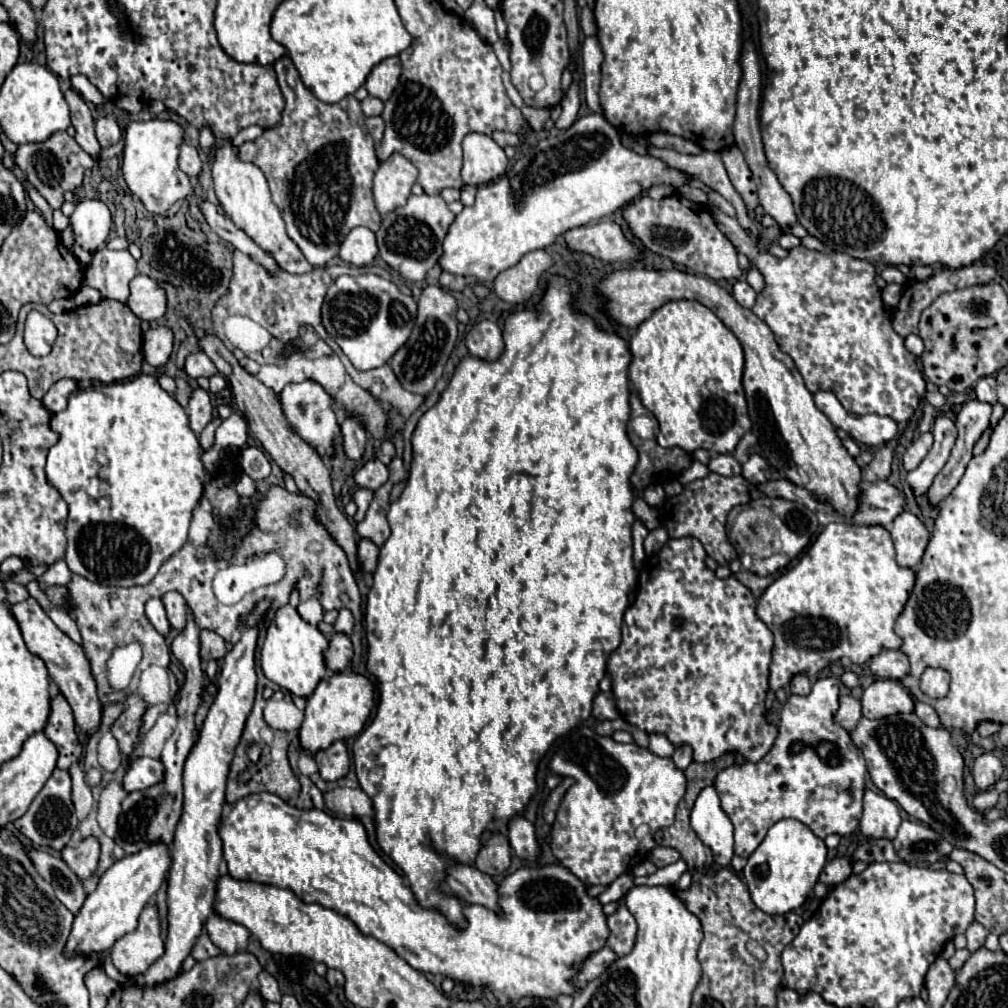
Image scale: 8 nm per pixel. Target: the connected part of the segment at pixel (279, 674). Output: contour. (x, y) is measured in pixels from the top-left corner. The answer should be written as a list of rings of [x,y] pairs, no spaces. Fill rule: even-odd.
[[[292,591],[289,602],[275,612],[275,618],[269,624],[263,648],[261,648],[261,670],[263,674],[279,684],[281,688],[289,690],[295,696],[311,696],[315,686],[321,682],[321,678],[327,674],[323,652],[327,650],[327,638],[321,634],[321,630],[309,622],[305,622],[297,614],[299,594]]]

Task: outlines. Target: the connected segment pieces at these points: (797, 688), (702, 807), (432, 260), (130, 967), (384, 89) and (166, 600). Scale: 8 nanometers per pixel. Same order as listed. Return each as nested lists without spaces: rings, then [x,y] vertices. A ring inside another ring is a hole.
[[[797,674],[793,676],[791,680],[791,694],[797,694],[797,696],[807,696],[811,692],[811,682],[805,674]]]
[[[713,786],[703,788],[691,812],[691,828],[713,850],[719,866],[729,866],[733,860],[733,824],[719,806],[719,796]]]
[[[411,194],[403,208],[397,208],[395,212],[383,218],[381,228],[377,230],[379,254],[403,278],[411,282],[421,282],[427,276],[427,272],[433,266],[437,266],[437,260],[441,260],[443,240],[453,220],[455,220],[455,214],[447,208],[441,196],[427,196],[427,194],[413,196]]]
[[[155,904],[145,906],[137,930],[121,936],[111,948],[115,968],[127,976],[145,974],[163,954],[165,942],[161,938],[161,918]]]
[[[391,56],[391,58],[385,58],[383,62],[379,62],[371,74],[367,76],[367,82],[365,82],[365,88],[371,96],[379,98],[379,100],[387,100],[397,82],[399,82],[399,76],[401,76],[401,62],[397,56]]]
[[[167,592],[163,596],[163,604],[165,604],[165,610],[167,610],[169,624],[177,630],[185,628],[185,616],[189,614],[189,606],[185,604],[185,598],[179,592]]]

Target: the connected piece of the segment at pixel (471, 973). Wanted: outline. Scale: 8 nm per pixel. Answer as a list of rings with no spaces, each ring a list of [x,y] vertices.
[[[261,792],[261,794],[249,794],[241,800],[237,800],[233,806],[231,806],[231,812],[221,818],[221,824],[219,824],[219,838],[223,842],[223,858],[227,862],[227,870],[229,870],[229,876],[233,876],[235,880],[251,880],[251,882],[261,882],[261,884],[271,884],[271,886],[277,886],[277,888],[287,888],[291,890],[297,898],[305,900],[307,904],[321,904],[323,908],[331,908],[335,910],[337,914],[341,916],[347,916],[351,918],[357,928],[367,934],[367,936],[373,936],[381,942],[385,942],[389,948],[393,948],[409,966],[413,966],[415,970],[419,972],[431,972],[431,974],[443,974],[443,976],[449,976],[453,980],[461,980],[461,982],[471,982],[471,984],[483,984],[485,990],[493,992],[497,996],[497,1000],[501,1004],[509,1004],[509,1002],[515,1002],[523,996],[537,996],[537,998],[555,998],[557,994],[573,994],[575,992],[575,986],[571,982],[571,978],[577,974],[579,970],[579,964],[595,950],[603,948],[605,946],[605,940],[609,936],[609,930],[607,930],[607,922],[605,922],[605,914],[601,910],[601,904],[587,896],[587,886],[577,878],[573,876],[567,868],[563,866],[539,866],[535,864],[533,868],[521,868],[513,874],[509,874],[501,886],[499,886],[499,904],[501,904],[501,910],[503,910],[503,916],[497,916],[493,910],[487,910],[483,906],[477,906],[477,904],[465,904],[465,918],[469,922],[469,926],[465,930],[457,930],[453,928],[447,918],[435,910],[425,910],[417,904],[413,892],[403,884],[403,878],[383,862],[383,858],[371,848],[369,840],[367,840],[367,832],[363,828],[361,822],[357,820],[351,820],[351,818],[335,818],[335,816],[329,816],[327,812],[323,810],[301,810],[301,808],[295,808],[295,806],[289,806],[285,800],[281,800],[277,794],[269,794],[269,792]]]

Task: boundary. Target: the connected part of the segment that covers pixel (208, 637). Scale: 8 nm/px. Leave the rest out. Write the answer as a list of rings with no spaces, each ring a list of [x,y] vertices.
[[[201,630],[201,658],[211,660],[221,656],[225,656],[225,640],[215,632]]]

